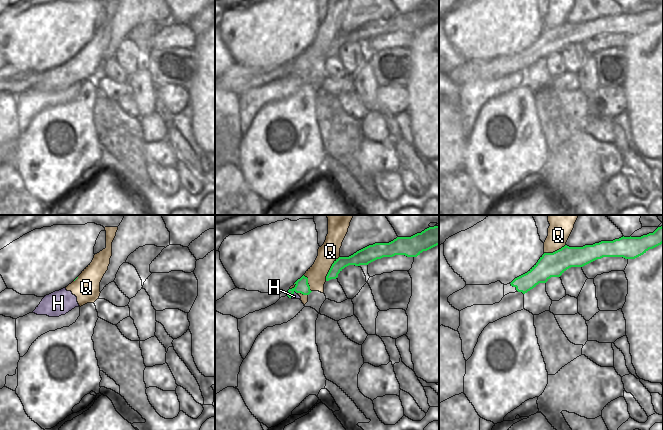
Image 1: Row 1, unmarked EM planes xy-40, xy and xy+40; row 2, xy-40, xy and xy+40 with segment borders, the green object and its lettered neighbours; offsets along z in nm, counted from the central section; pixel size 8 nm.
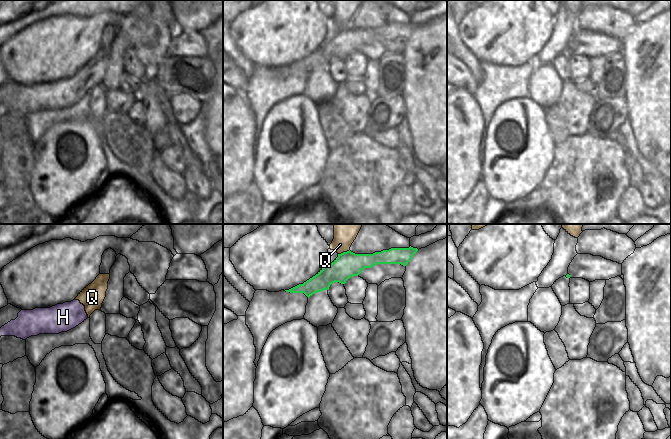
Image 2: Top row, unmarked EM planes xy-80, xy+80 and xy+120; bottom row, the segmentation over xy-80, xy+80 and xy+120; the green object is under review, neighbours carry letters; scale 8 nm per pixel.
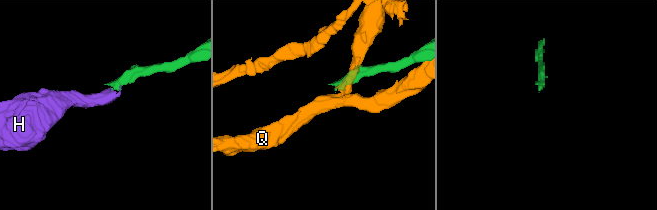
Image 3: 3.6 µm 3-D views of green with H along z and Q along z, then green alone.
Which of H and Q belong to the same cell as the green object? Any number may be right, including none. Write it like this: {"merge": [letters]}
{"merge": []}

